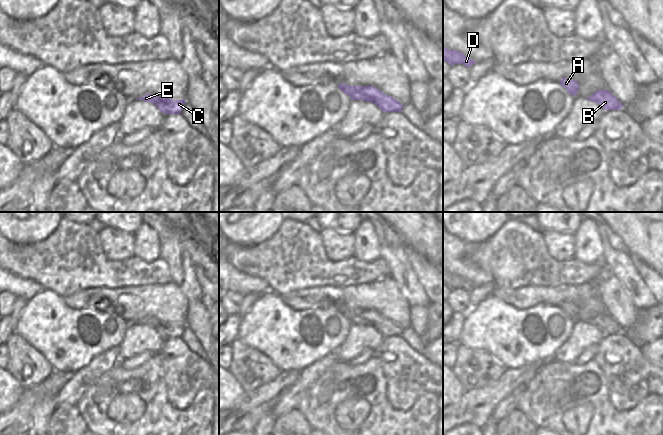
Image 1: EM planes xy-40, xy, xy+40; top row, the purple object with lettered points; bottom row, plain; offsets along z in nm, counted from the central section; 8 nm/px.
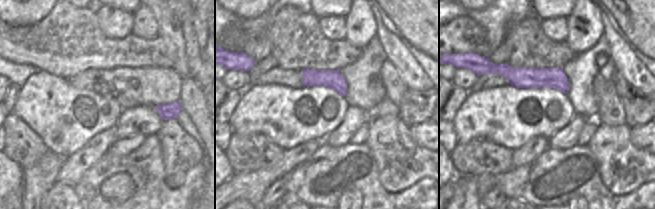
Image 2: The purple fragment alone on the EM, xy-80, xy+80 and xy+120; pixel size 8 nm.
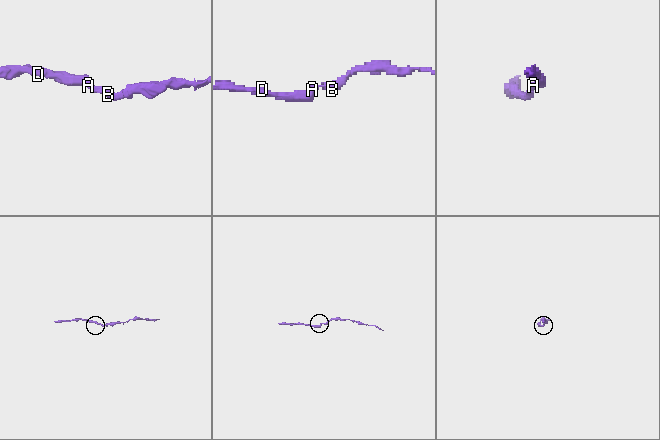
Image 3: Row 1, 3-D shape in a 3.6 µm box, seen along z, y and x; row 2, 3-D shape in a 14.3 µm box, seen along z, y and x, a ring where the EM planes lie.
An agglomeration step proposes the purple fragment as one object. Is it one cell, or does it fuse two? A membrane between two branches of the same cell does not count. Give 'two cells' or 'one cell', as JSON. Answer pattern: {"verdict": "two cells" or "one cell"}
{"verdict": "one cell"}

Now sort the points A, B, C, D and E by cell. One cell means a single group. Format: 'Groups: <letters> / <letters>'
Groups: A B C D E.

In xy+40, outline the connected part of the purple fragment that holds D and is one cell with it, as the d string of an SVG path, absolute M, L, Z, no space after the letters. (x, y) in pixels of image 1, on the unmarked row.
M443 270L443 284L448 286L451 290L454 288L462 288L468 292L476 287L468 280L456 274L450 274L444 270Z

